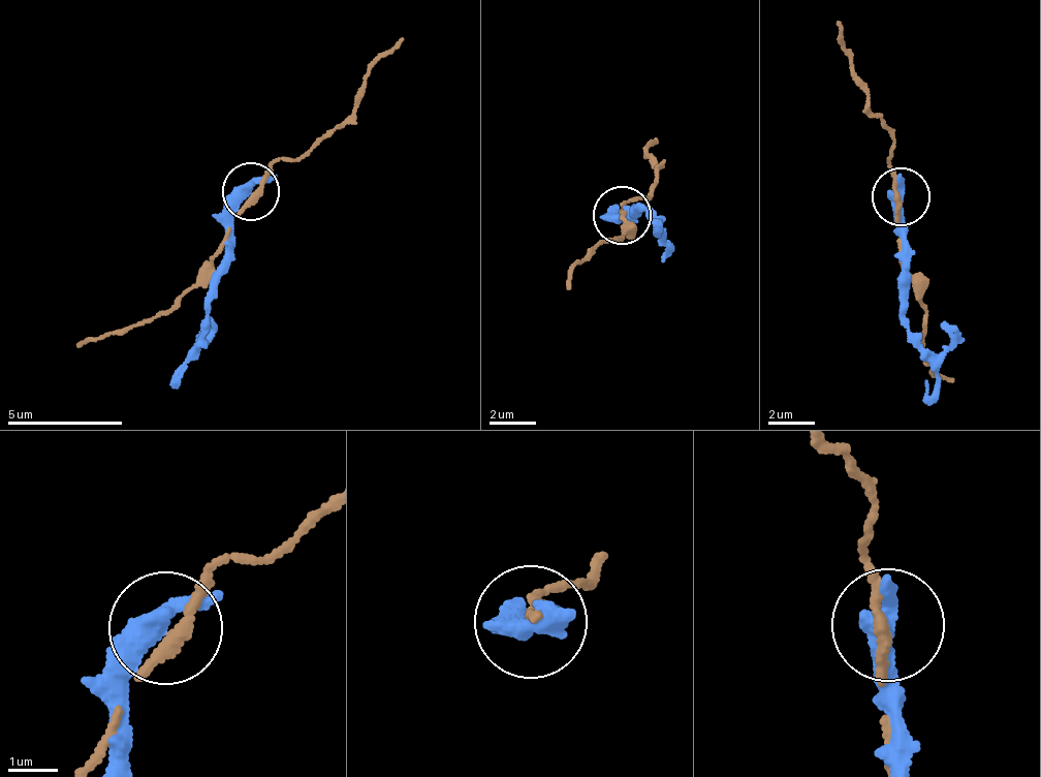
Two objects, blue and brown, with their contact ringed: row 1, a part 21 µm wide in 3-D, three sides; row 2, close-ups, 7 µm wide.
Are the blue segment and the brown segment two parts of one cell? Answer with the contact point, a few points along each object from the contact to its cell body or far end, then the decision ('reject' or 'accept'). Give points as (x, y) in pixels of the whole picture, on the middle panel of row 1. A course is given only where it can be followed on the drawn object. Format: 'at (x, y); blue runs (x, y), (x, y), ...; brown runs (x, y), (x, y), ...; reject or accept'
at (622, 215); blue runs (621, 214), (618, 219), (641, 205), (649, 208), (654, 232), (656, 225); brown runs (621, 214), (628, 214), (631, 226), (616, 243), (592, 246), (571, 268), (566, 289); reject

